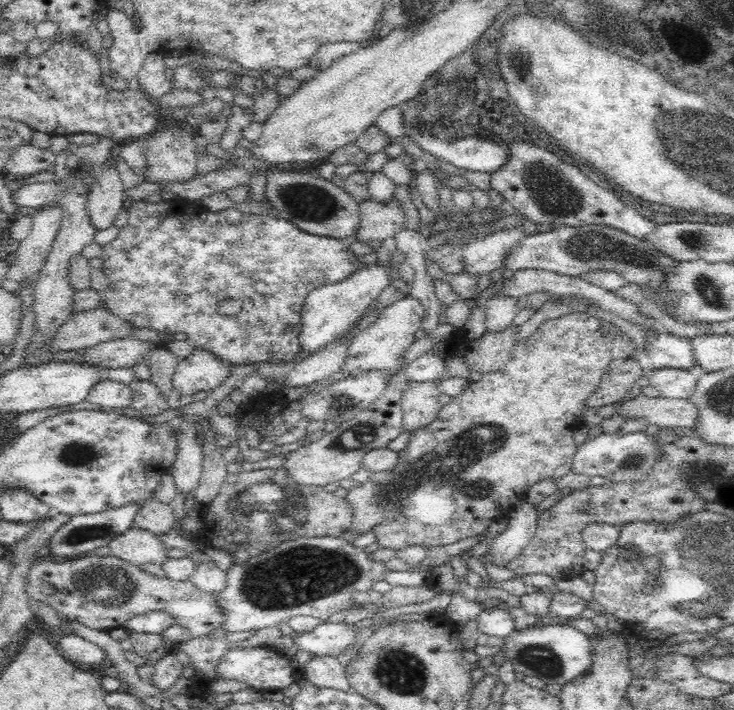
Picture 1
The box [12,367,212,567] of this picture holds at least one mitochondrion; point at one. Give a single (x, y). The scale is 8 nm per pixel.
(84, 534)

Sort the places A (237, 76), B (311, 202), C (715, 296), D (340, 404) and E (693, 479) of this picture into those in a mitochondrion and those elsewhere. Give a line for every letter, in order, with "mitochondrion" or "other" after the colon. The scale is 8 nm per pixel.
A: other
B: mitochondrion
C: mitochondrion
D: mitochondrion
E: mitochondrion

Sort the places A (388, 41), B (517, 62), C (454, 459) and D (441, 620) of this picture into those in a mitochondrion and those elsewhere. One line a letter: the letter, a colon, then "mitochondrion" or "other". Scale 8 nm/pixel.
A: other
B: mitochondrion
C: mitochondrion
D: other

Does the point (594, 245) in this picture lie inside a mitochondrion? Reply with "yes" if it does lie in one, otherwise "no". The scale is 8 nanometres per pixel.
yes

